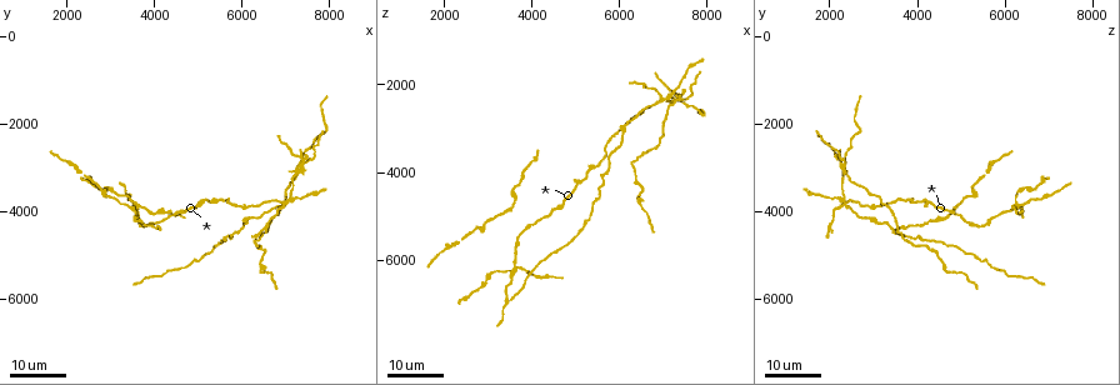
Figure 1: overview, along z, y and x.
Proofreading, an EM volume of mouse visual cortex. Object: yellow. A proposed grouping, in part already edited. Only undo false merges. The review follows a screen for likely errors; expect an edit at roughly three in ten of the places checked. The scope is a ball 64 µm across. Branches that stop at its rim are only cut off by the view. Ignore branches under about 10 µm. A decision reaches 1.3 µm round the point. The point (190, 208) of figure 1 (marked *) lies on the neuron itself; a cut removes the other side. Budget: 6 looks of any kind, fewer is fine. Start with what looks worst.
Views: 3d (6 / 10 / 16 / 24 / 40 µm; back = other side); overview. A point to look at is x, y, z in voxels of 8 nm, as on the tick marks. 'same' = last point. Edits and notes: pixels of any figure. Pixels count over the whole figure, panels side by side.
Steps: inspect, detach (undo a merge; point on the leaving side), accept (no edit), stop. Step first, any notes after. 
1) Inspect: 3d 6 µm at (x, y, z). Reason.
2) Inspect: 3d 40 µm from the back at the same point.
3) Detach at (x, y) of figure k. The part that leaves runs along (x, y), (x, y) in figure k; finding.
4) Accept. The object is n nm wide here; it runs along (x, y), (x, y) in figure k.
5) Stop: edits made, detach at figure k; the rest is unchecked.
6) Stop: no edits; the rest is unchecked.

Inspect: 3d 16 µm at (7000, 3850, 2350). Looks like a crossing.

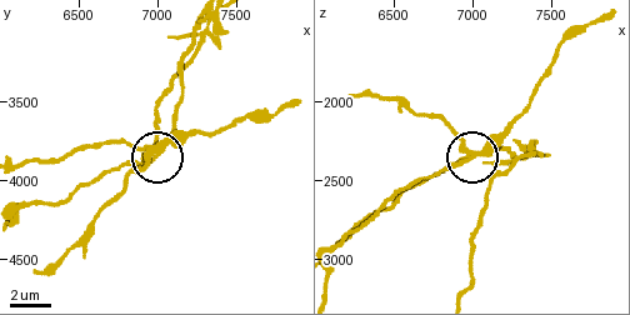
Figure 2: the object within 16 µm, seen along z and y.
Inspect: 3d 6 µm at (6980, 3860, 2340).

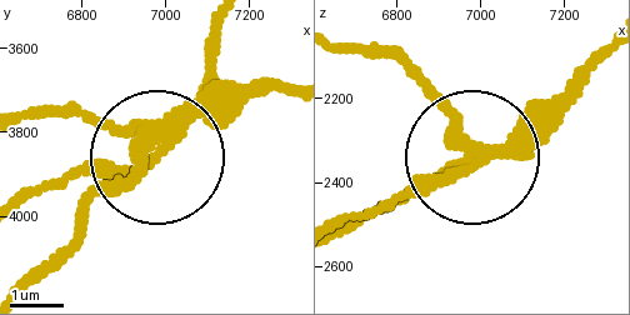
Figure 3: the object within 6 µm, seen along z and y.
Detach at (145, 175) of figure 3. 4 arms meet here; the part that leaves runs along (499, 151), (343, 219) in figure 3; two neurons meet here.

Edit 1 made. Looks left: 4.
Inspect: overview. See it whole again.

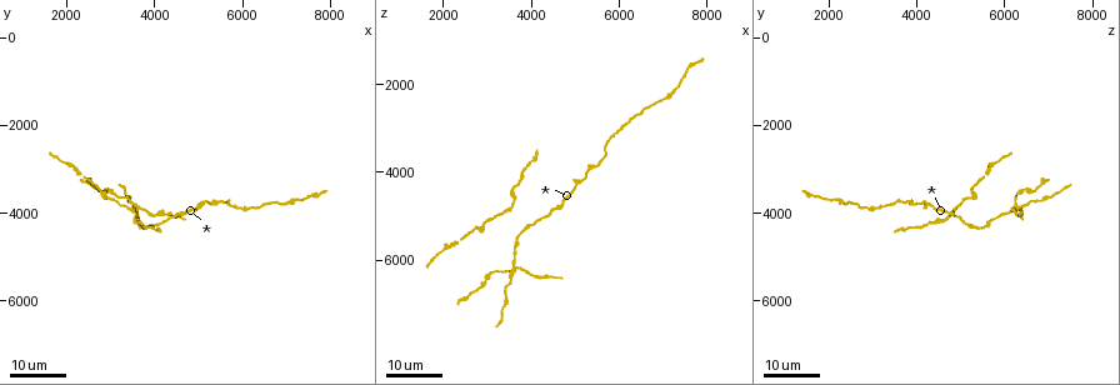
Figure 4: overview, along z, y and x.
Inspect: 3d 24 µm at (3600, 3850, 6300). Arms part here.

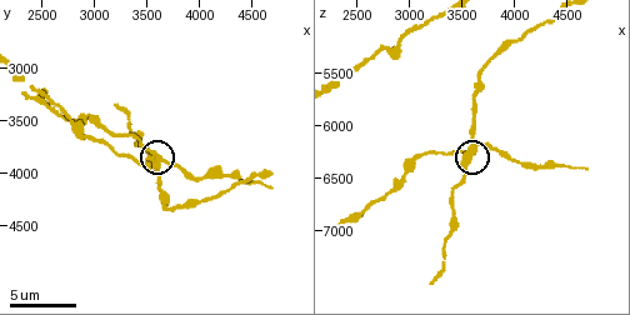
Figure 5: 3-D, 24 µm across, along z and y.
Inspect: 3d 6 µm at (3540, 3840, 6320).

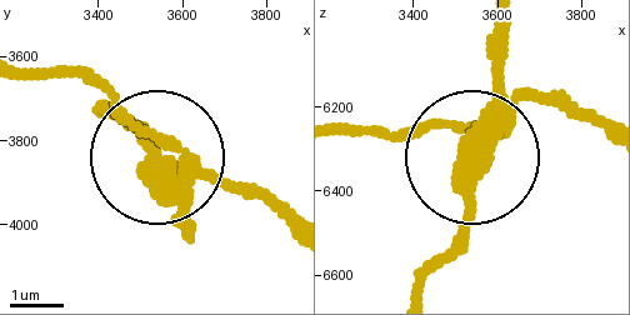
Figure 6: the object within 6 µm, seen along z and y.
Detach at (266, 203) of figure 6. The side arm is 12 µm long; 3 arms meet here; a second neuron is stuck on.

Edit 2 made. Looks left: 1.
Stop: edits made, detach at figure 3, detach at figure 6; the rest is unchecked.

